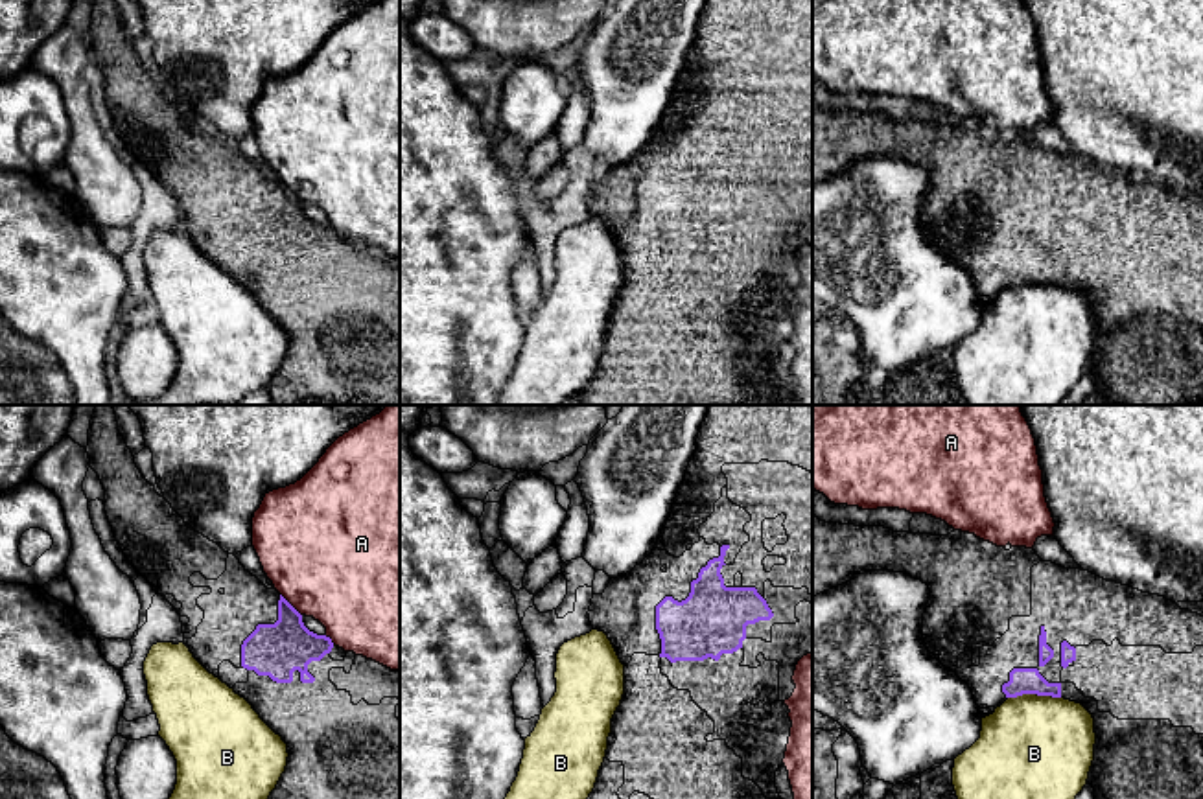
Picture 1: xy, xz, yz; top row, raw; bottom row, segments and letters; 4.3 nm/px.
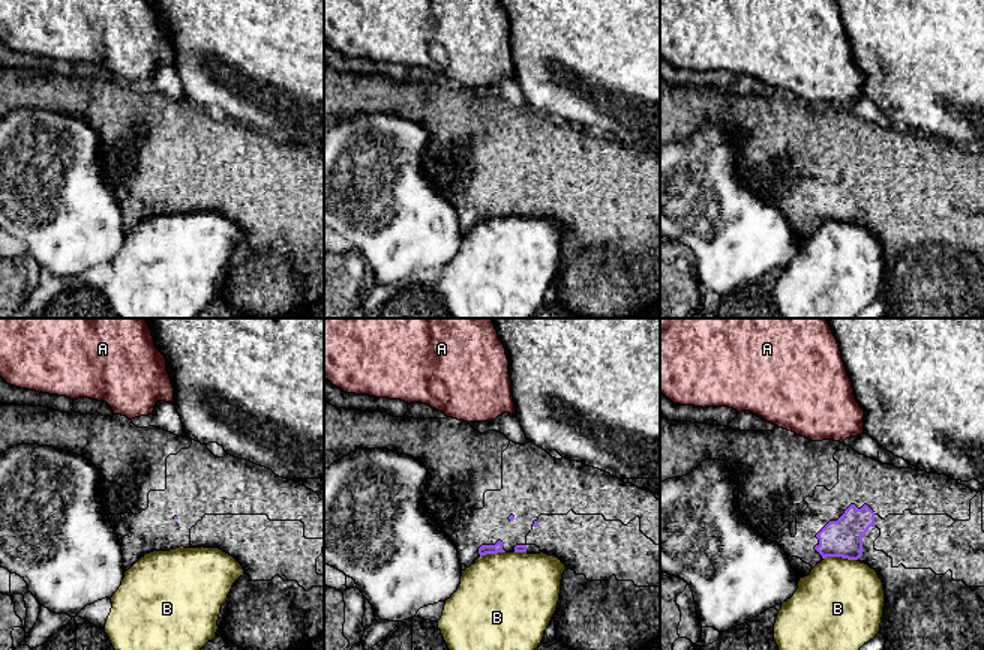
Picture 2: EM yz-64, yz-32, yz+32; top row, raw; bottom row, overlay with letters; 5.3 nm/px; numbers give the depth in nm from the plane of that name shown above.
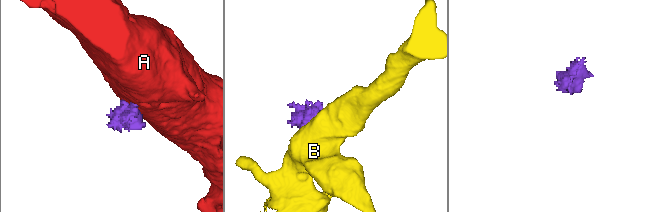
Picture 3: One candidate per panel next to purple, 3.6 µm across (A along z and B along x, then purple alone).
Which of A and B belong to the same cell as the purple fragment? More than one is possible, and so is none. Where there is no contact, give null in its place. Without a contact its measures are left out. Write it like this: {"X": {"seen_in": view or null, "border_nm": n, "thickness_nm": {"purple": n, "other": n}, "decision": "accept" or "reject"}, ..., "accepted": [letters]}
{"A": {"seen_in": "xy", "border_nm": 140, "thickness_nm": {"purple": 240, "other": 500}, "decision": "reject"}, "B": {"seen_in": "yz", "border_nm": 240, "thickness_nm": {"purple": 110, "other": 460}, "decision": "reject"}, "accepted": []}

